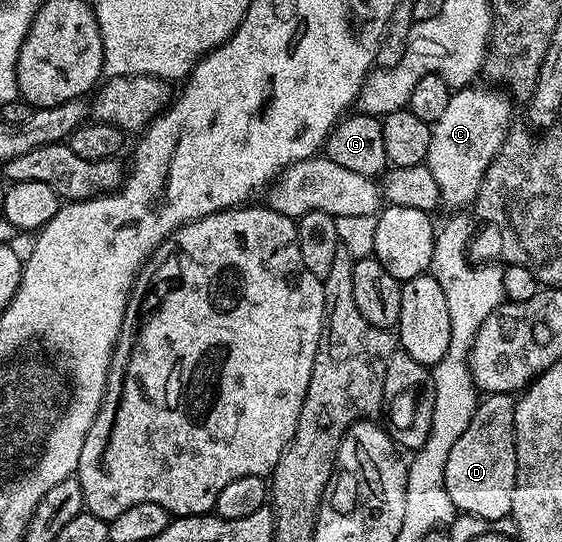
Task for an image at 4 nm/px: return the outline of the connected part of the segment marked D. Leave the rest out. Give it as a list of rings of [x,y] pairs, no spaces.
[[[507,392],[488,393],[473,411],[471,422],[459,438],[455,438],[455,446],[451,446],[451,454],[447,454],[445,467],[445,489],[454,509],[458,513],[466,512],[469,516],[478,516],[481,520],[501,520],[511,513],[511,494],[515,490],[515,474],[517,473],[517,445],[513,438],[513,410],[515,400]]]

